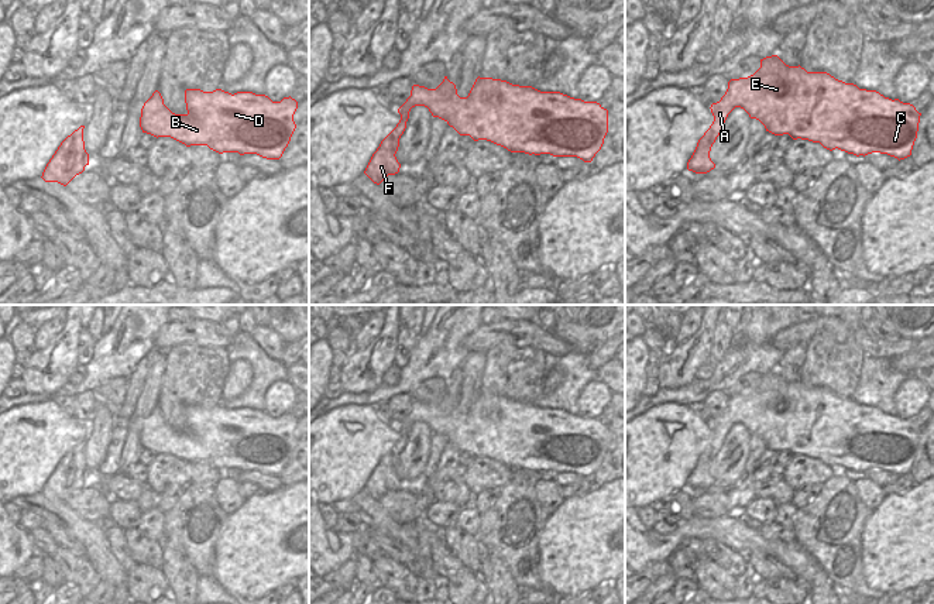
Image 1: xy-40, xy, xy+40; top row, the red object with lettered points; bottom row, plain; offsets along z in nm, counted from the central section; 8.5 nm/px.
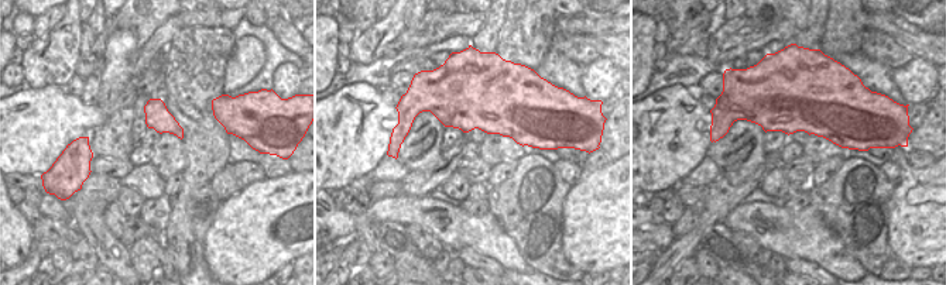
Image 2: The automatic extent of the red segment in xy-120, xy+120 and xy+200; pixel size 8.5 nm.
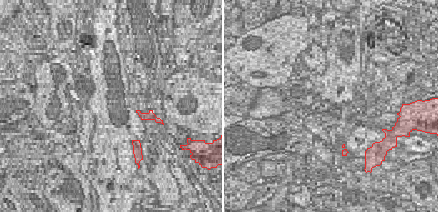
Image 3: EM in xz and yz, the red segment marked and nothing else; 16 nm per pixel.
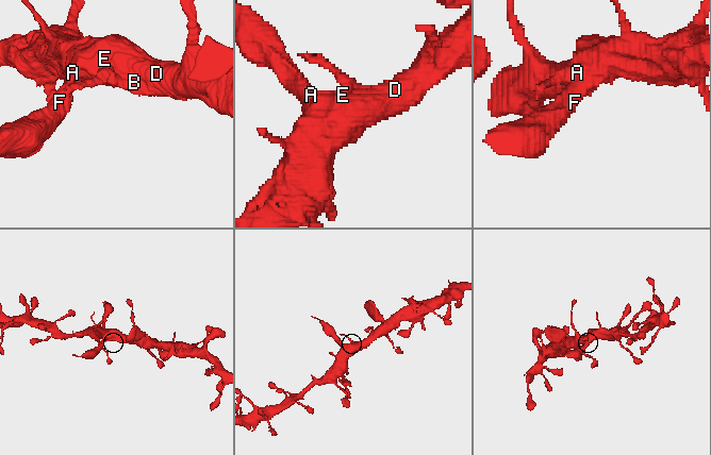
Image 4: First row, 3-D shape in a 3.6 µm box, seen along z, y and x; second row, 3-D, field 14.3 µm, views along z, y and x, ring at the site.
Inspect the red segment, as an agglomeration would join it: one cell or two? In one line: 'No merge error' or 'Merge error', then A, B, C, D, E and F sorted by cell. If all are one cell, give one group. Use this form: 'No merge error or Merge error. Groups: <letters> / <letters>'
Merge error. Groups: A B C D E / F

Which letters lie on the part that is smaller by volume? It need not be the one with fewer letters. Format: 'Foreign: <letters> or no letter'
Foreign: F

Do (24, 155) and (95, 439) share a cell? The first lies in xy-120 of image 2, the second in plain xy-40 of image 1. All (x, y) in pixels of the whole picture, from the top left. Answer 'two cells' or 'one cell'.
two cells

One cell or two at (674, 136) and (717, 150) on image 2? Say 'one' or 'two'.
two

